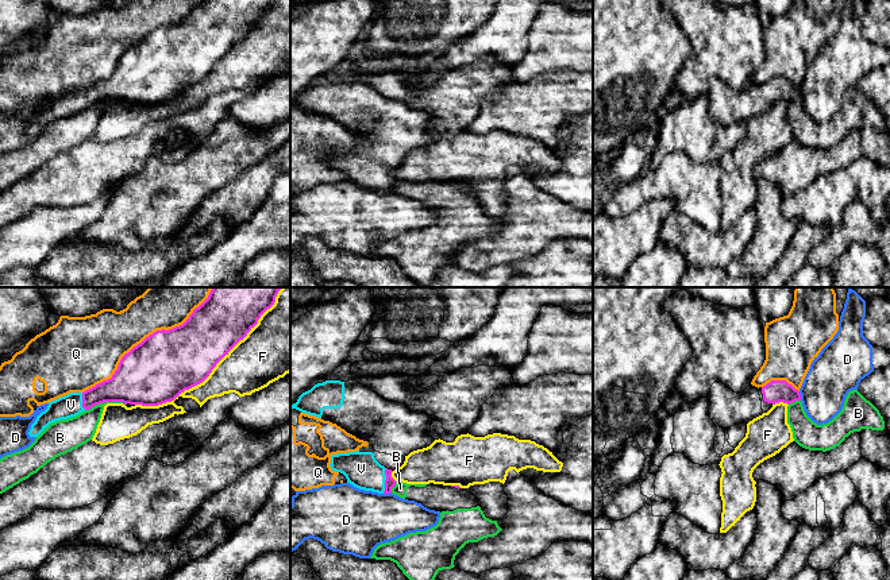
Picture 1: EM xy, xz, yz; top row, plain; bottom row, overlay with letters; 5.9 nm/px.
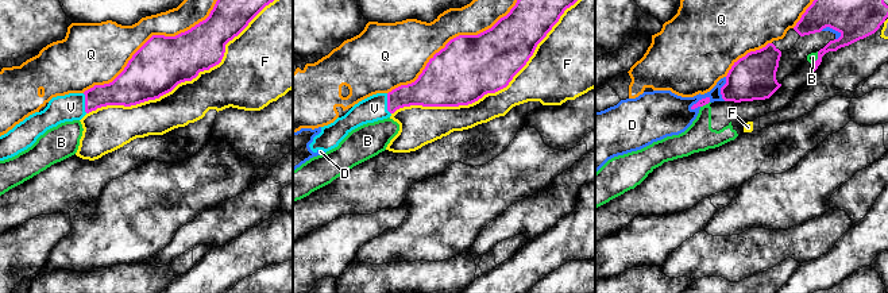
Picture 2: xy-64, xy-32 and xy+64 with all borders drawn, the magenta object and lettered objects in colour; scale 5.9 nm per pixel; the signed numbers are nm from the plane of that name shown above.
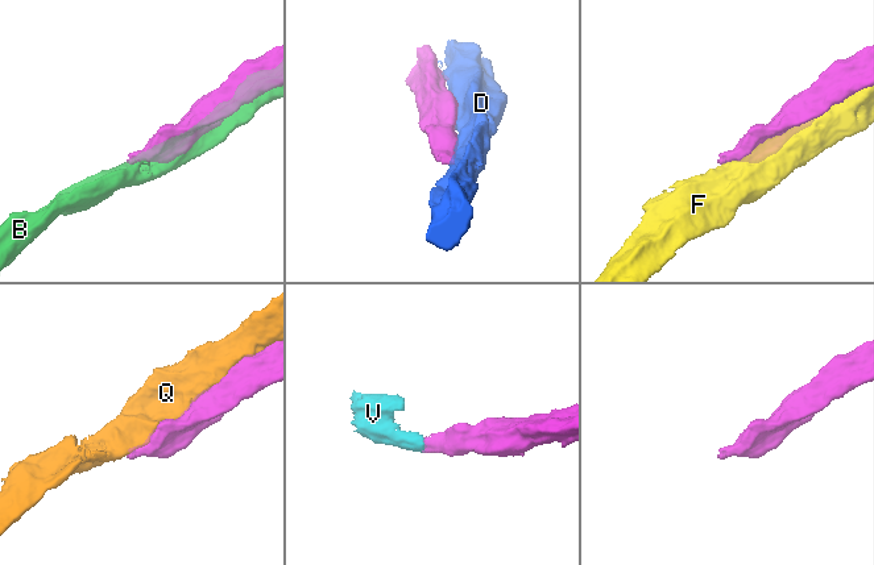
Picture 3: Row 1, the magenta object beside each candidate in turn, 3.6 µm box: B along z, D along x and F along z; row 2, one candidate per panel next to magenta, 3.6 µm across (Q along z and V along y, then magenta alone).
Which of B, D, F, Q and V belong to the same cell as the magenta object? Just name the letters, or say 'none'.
V

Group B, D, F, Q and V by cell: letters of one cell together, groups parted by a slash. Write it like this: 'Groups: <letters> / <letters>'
Groups: B / D / F / Q / V

